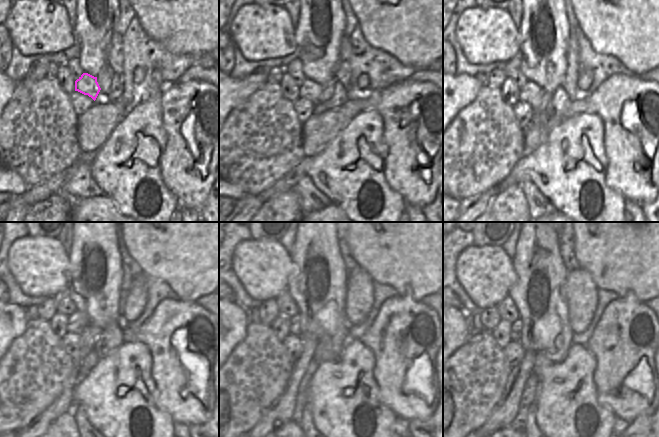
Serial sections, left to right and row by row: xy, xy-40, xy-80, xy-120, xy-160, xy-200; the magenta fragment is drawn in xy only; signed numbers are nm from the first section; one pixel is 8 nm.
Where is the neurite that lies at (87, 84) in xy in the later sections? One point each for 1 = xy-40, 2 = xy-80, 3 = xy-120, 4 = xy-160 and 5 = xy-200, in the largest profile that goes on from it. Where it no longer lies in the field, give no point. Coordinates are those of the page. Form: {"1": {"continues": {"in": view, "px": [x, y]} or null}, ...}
{"1": {"continues": {"in": "xy-40", "px": [310, 90]}}, "2": {"continues": {"in": "xy-80", "px": [531, 93]}}, "3": {"continues": {"in": "xy-120", "px": [78, 321]}}, "4": {"continues": {"in": "xy-160", "px": [297, 327]}}, "5": {"continues": {"in": "xy-200", "px": [515, 335]}}}

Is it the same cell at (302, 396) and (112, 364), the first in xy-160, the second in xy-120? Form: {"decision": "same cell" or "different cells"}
{"decision": "different cells"}

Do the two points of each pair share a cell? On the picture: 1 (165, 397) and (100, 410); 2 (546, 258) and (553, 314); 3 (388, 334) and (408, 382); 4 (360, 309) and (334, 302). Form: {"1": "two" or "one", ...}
{"1": "two", "2": "one", "3": "one", "4": "two"}

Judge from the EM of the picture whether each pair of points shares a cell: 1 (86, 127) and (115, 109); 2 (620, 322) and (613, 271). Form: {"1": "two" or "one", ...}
{"1": "one", "2": "two"}

